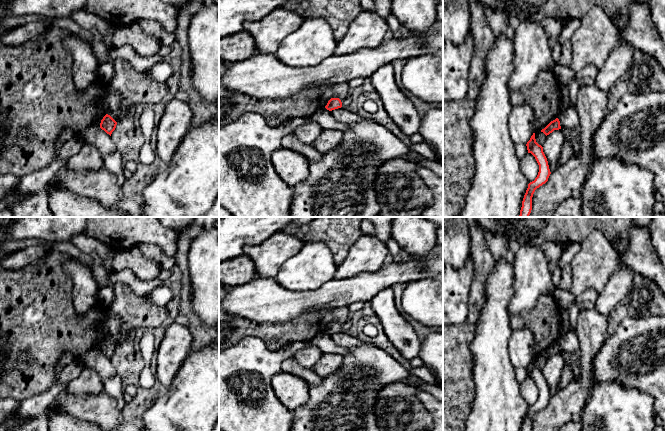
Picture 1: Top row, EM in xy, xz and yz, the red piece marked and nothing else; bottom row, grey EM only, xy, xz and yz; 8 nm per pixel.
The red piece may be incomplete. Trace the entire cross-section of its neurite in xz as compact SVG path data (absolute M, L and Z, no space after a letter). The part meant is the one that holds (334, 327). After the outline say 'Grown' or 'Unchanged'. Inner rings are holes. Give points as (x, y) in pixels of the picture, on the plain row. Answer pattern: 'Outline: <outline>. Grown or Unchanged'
Outline: M331 322L325 332L329 335L338 333L342 331L342 326L339 322Z. Unchanged

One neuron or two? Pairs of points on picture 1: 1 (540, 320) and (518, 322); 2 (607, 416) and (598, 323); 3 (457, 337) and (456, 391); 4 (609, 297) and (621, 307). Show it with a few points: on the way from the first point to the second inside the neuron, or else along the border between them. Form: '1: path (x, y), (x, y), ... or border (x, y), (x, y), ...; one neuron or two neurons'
1: path (535, 320), (523, 320); one neuron
2: border (593, 383), (583, 404); two neurons
3: path (456, 350), (456, 378); one neuron
4: border (631, 283), (625, 295), (606, 316); two neurons

